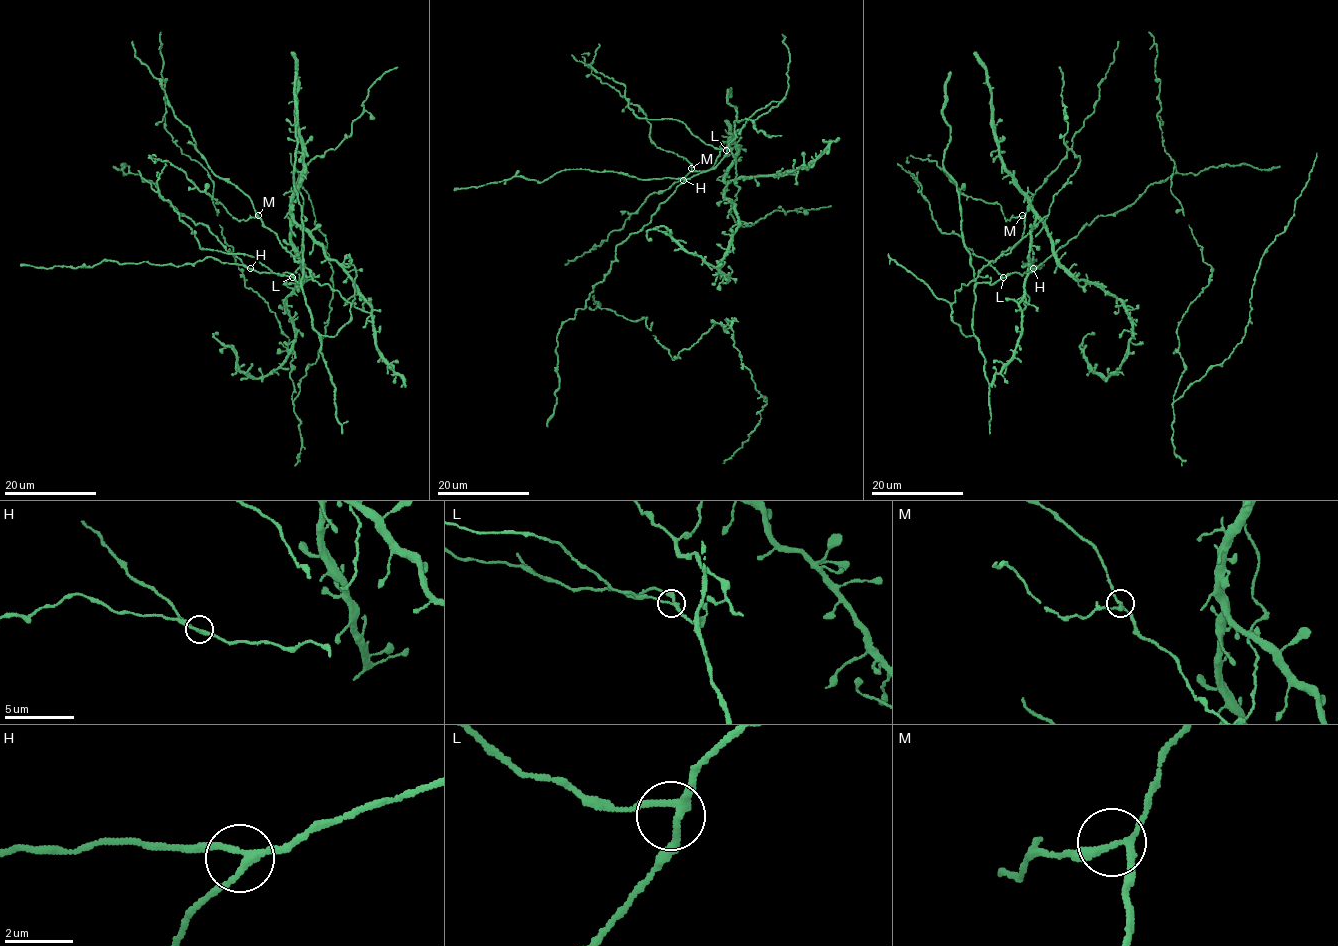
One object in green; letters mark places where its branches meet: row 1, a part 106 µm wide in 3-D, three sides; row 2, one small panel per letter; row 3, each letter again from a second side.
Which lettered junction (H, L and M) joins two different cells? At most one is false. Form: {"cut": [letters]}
{"cut": []}

